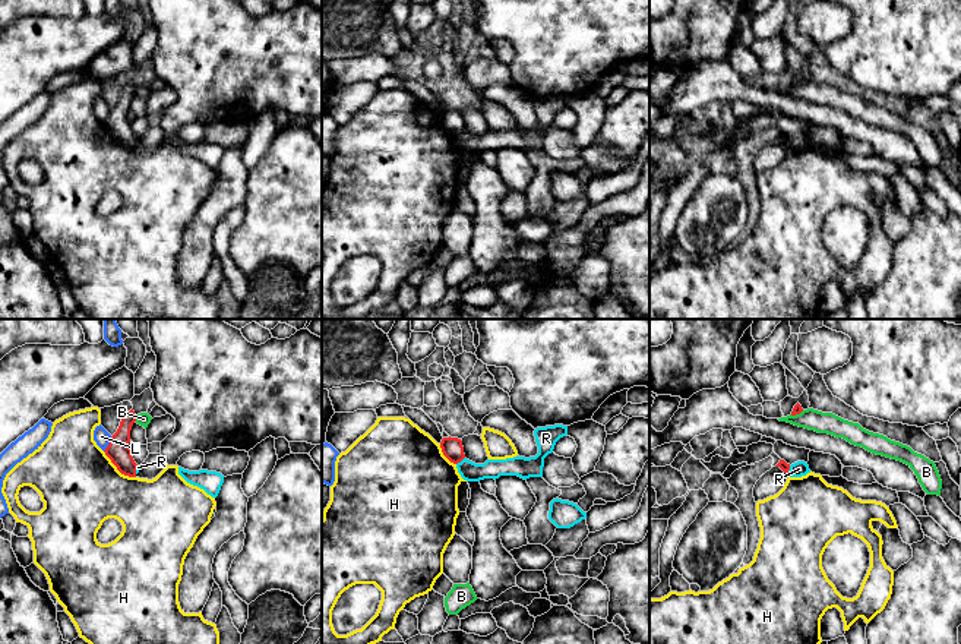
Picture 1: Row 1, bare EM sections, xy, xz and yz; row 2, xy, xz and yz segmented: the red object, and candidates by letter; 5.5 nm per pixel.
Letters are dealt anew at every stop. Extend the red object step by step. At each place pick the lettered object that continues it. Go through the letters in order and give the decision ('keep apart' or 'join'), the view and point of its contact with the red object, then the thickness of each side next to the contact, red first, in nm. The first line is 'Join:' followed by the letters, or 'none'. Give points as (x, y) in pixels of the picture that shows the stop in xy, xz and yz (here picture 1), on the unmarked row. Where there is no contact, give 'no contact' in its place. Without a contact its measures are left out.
Join: none
B: keep apart; contact xy (135, 91); calibres 120 and 80 nm
H: keep apart; contact xy (117, 141); calibres 120 and 440 nm
L: keep apart; contact xy (108, 116); calibres 120 and 90 nm
R: keep apart; contact xz (460, 133); calibres 120 and 110 nm

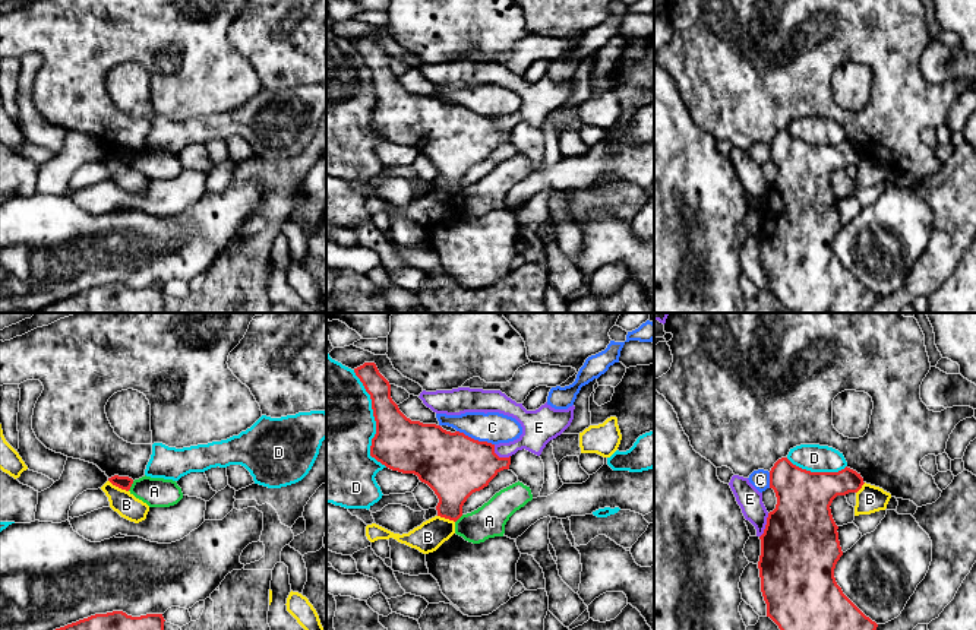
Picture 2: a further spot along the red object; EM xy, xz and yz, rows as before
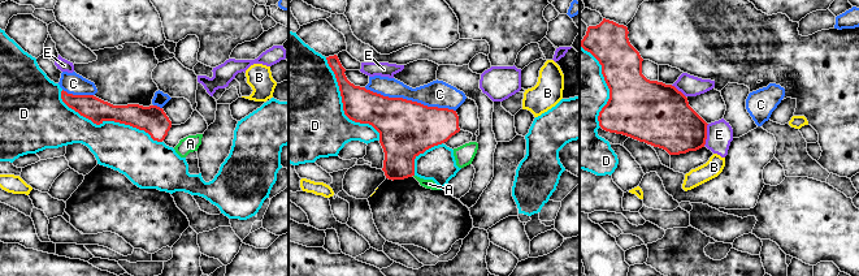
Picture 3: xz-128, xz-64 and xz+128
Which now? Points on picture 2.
Join: none
A: keep apart; contact xy (130, 158); calibres 80 and 160 nm
B: keep apart; contact xy (119, 160); calibres 80 and 140 nm
C: keep apart; contact xz (476, 113); calibres 360 and 170 nm
D: keep apart; contact xz (375, 92); calibres 300 and 480 nm
E: keep apart; contact xz (498, 129); calibres 360 and 160 nm

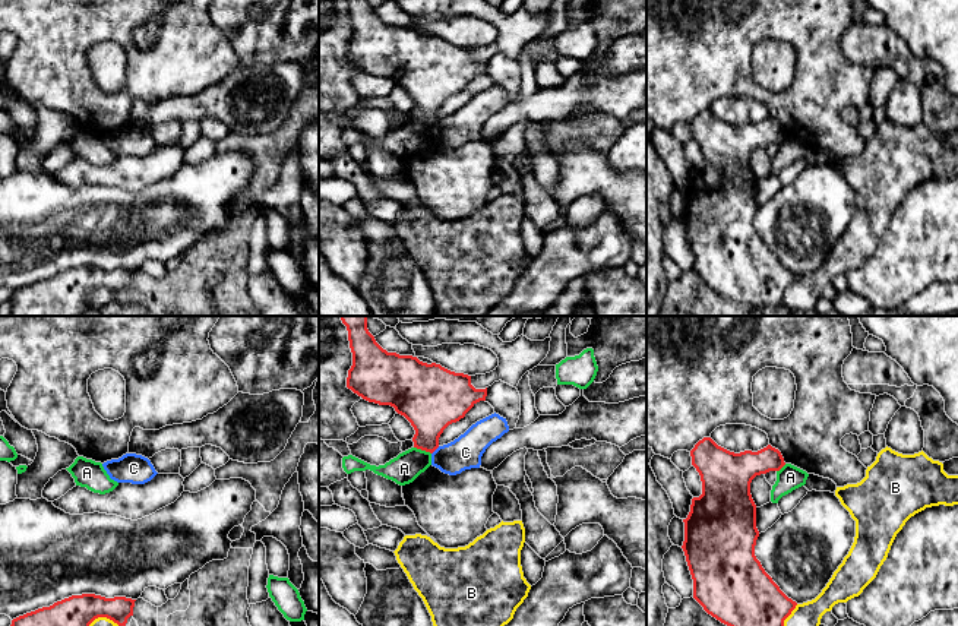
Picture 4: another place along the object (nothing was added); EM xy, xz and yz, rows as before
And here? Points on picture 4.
Join: none
A: keep apart; contact xz (423, 122); calibres 300 and 160 nm
B: keep apart; contact yz (787, 288); calibres 360 and 170 nm
C: keep apart; contact xz (435, 122); calibres 300 and 180 nm

